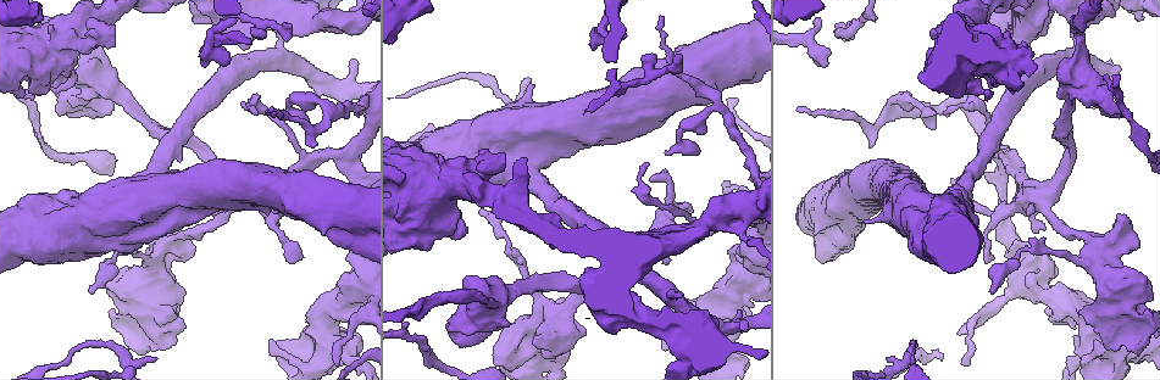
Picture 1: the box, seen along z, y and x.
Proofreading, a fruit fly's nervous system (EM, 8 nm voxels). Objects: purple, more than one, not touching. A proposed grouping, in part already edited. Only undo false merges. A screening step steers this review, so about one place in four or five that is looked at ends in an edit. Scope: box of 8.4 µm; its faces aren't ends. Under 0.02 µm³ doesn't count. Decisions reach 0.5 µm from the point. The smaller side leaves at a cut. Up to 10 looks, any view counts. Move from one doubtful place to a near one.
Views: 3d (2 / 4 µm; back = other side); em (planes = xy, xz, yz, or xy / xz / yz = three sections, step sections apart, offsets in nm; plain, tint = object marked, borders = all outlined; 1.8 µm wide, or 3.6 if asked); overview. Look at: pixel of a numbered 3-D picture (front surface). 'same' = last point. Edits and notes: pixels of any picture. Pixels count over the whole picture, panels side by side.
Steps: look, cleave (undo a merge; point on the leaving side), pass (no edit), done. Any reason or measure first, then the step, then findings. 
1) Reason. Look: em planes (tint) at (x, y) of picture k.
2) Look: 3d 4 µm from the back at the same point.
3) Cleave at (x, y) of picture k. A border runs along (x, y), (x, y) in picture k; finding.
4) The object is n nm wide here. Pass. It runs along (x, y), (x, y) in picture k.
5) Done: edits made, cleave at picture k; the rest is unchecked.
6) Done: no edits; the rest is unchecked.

Sudden change in width. Look: em planes (tint) at (1024, 188) of picture 1.

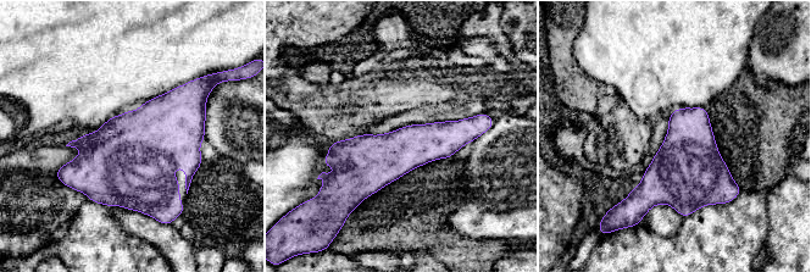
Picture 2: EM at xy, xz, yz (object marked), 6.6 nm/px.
Pass. All the same neuron.

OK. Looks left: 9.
Abrupt turn. Look: 3d 4 µm at (162, 321) of picture 1.

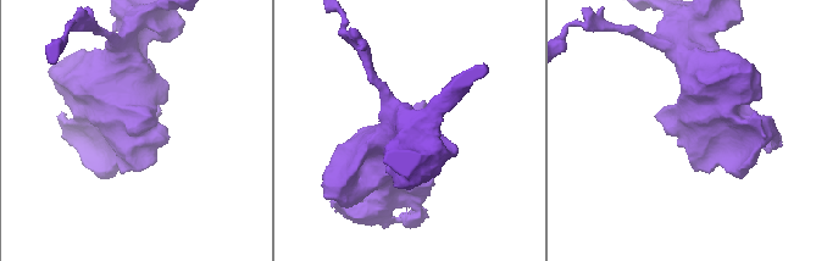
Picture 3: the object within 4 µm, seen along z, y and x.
Look: em 3.6 µm planes (tint) at (702, 131) of picture 3.

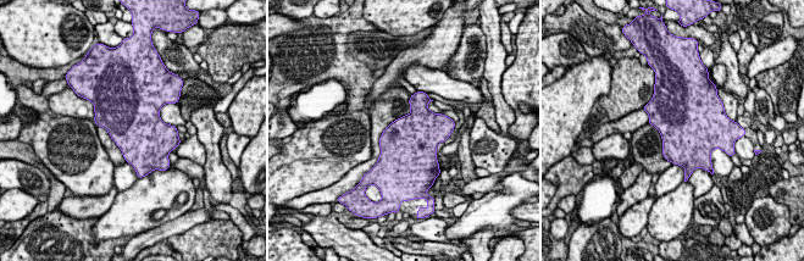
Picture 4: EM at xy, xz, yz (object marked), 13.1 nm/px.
Pass. Continuous, no second neuron.

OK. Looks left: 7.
Closes a loop. Look: 3d 4 µm at (911, 203) of picture 1.

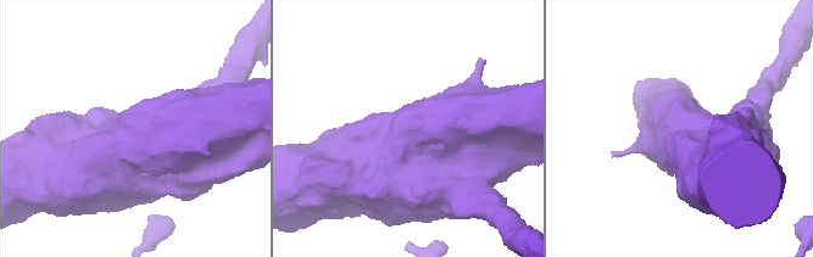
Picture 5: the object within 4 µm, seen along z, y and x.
Look: em 3.6 µm planes (tint) at (418, 127) of picture 5.

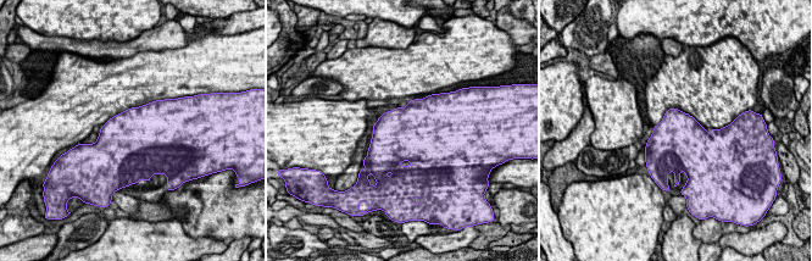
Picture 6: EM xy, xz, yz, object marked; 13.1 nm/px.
The object is 700 nm wide here. Pass. One neuron here.

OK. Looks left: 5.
Calibre changes. Look: 3d 4 µm at (421, 211) of picture 1.

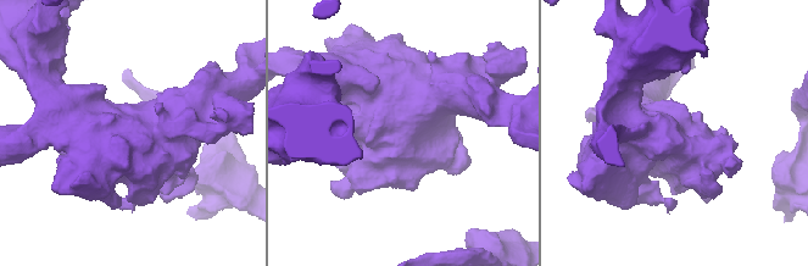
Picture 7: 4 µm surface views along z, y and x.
Look: em 3.6 µm planes (tint) at (403, 136) of picture 7.

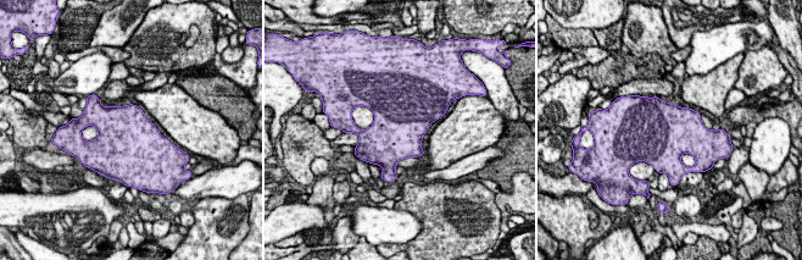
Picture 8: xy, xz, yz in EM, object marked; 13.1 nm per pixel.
Pass. Continuous, no second neuron.

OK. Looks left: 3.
Done: no edits; the rest is unchecked.

